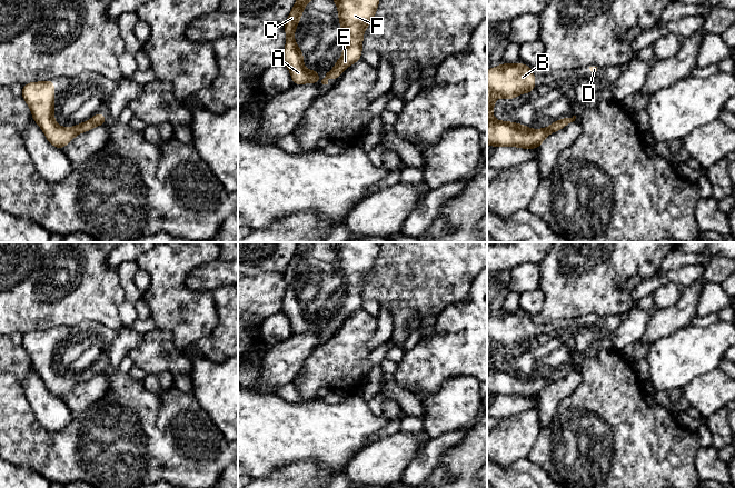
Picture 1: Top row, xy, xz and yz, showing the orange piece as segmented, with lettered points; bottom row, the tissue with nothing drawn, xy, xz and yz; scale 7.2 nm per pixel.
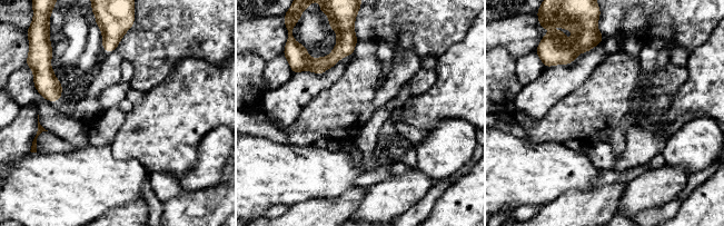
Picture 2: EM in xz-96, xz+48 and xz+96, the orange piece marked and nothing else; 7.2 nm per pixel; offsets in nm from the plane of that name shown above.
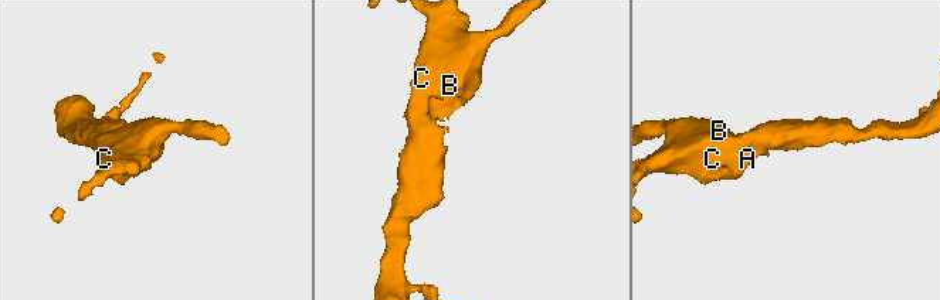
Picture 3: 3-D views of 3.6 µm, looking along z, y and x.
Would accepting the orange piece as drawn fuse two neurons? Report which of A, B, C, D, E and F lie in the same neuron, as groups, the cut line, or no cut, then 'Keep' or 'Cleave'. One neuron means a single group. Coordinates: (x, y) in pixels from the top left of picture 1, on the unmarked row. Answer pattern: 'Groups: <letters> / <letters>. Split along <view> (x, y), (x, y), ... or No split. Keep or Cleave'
Groups: A B C D E F. No split. Keep

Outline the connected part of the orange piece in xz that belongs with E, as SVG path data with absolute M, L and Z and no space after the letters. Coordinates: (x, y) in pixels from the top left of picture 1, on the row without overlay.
M330 242L338 258L339 275L346 285L346 295L341 306L331 320L321 329L328 333L328 327L335 330L351 313L360 310L364 280L374 268L380 247L378 242Z

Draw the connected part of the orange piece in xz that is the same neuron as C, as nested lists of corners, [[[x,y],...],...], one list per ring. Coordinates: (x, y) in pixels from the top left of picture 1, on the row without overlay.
[[[299,242],[288,263],[285,273],[286,293],[281,311],[289,318],[292,333],[318,332],[319,319],[307,319],[304,316],[304,303],[295,291],[295,278],[302,266],[304,256],[307,255],[317,242]]]

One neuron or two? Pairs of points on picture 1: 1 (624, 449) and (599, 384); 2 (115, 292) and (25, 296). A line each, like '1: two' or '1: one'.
1: one
2: one

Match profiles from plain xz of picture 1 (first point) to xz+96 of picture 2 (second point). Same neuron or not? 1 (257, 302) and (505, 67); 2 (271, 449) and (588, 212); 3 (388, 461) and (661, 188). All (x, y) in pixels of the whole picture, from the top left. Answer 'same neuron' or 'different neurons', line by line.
1: different neurons
2: different neurons
3: same neuron

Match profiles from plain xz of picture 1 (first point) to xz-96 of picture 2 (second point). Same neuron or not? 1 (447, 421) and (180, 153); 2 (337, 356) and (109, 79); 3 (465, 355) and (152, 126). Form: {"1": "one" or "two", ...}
{"1": "two", "2": "one", "3": "one"}

